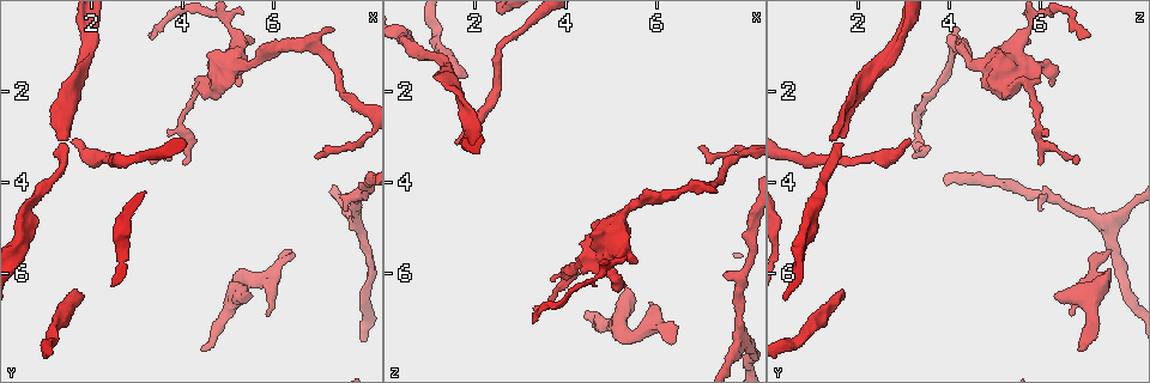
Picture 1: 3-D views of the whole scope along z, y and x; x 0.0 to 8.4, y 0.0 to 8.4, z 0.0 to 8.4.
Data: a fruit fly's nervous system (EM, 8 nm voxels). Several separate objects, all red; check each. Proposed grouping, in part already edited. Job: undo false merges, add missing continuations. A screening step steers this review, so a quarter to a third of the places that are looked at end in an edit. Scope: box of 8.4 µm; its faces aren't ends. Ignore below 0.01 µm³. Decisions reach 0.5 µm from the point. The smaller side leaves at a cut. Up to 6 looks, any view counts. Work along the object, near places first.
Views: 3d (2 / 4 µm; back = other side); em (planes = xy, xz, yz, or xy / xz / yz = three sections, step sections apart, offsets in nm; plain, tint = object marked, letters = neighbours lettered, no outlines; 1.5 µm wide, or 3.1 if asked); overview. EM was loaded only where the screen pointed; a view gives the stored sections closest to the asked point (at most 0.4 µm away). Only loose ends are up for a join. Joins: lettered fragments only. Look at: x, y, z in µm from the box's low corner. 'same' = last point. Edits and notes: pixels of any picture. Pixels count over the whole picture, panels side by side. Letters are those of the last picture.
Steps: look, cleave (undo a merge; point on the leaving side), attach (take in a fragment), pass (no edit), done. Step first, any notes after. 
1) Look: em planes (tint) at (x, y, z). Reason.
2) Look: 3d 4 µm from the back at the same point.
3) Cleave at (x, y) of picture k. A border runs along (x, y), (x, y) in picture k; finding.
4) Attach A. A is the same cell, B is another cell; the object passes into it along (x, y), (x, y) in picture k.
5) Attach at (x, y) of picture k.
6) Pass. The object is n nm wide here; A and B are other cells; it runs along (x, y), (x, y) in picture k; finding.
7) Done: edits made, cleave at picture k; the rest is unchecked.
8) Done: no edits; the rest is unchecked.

Look: em xz step 4 (tint) at (5.35, 1.80, 6.15). Branch stops here.

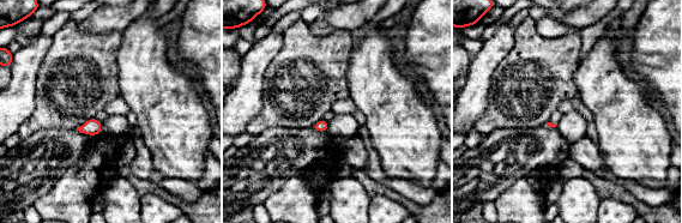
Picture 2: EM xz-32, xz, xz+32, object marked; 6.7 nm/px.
Look: em planes (letters) at the same point. Another direction.

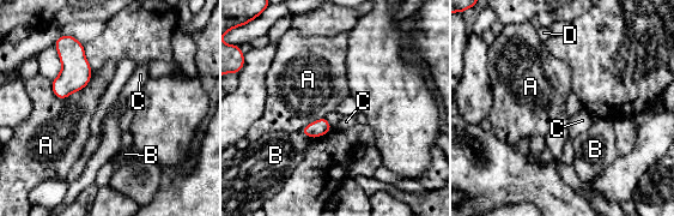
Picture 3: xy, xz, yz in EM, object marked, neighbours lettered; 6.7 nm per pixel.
Pass. A, B, C and D are other cells; a border runs along (92, 71), (82, 89), (53, 94) in picture 3; no lettered fragment goes on from it.

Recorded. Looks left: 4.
Look: em yz step 4 (letters) at (6.95, 3.40, 3.25). Tapers out.

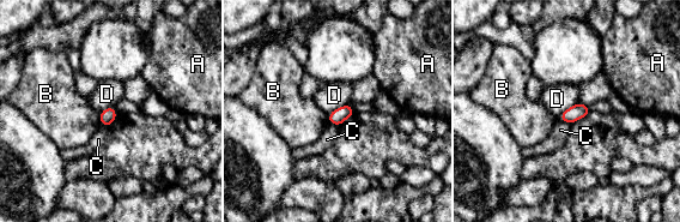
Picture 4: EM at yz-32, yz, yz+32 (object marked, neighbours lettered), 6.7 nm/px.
Look: em planes (letters) at the same point.

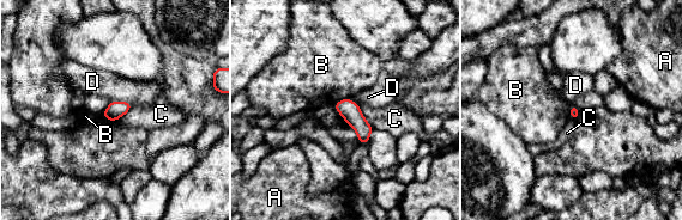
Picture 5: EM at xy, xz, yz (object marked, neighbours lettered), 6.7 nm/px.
Pass. A, B, C and D are other cells; a border runs along (110, 99), (128, 102), (133, 105) in picture 5; none of them fits.

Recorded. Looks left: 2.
Done: no edits; the rest is unchecked.

